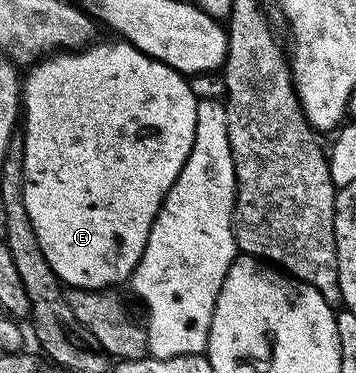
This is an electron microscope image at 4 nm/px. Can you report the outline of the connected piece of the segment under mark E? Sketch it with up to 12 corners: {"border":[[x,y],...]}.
{"border":[[123,41],[22,79],[26,213],[61,284],[127,284],[194,145]]}

